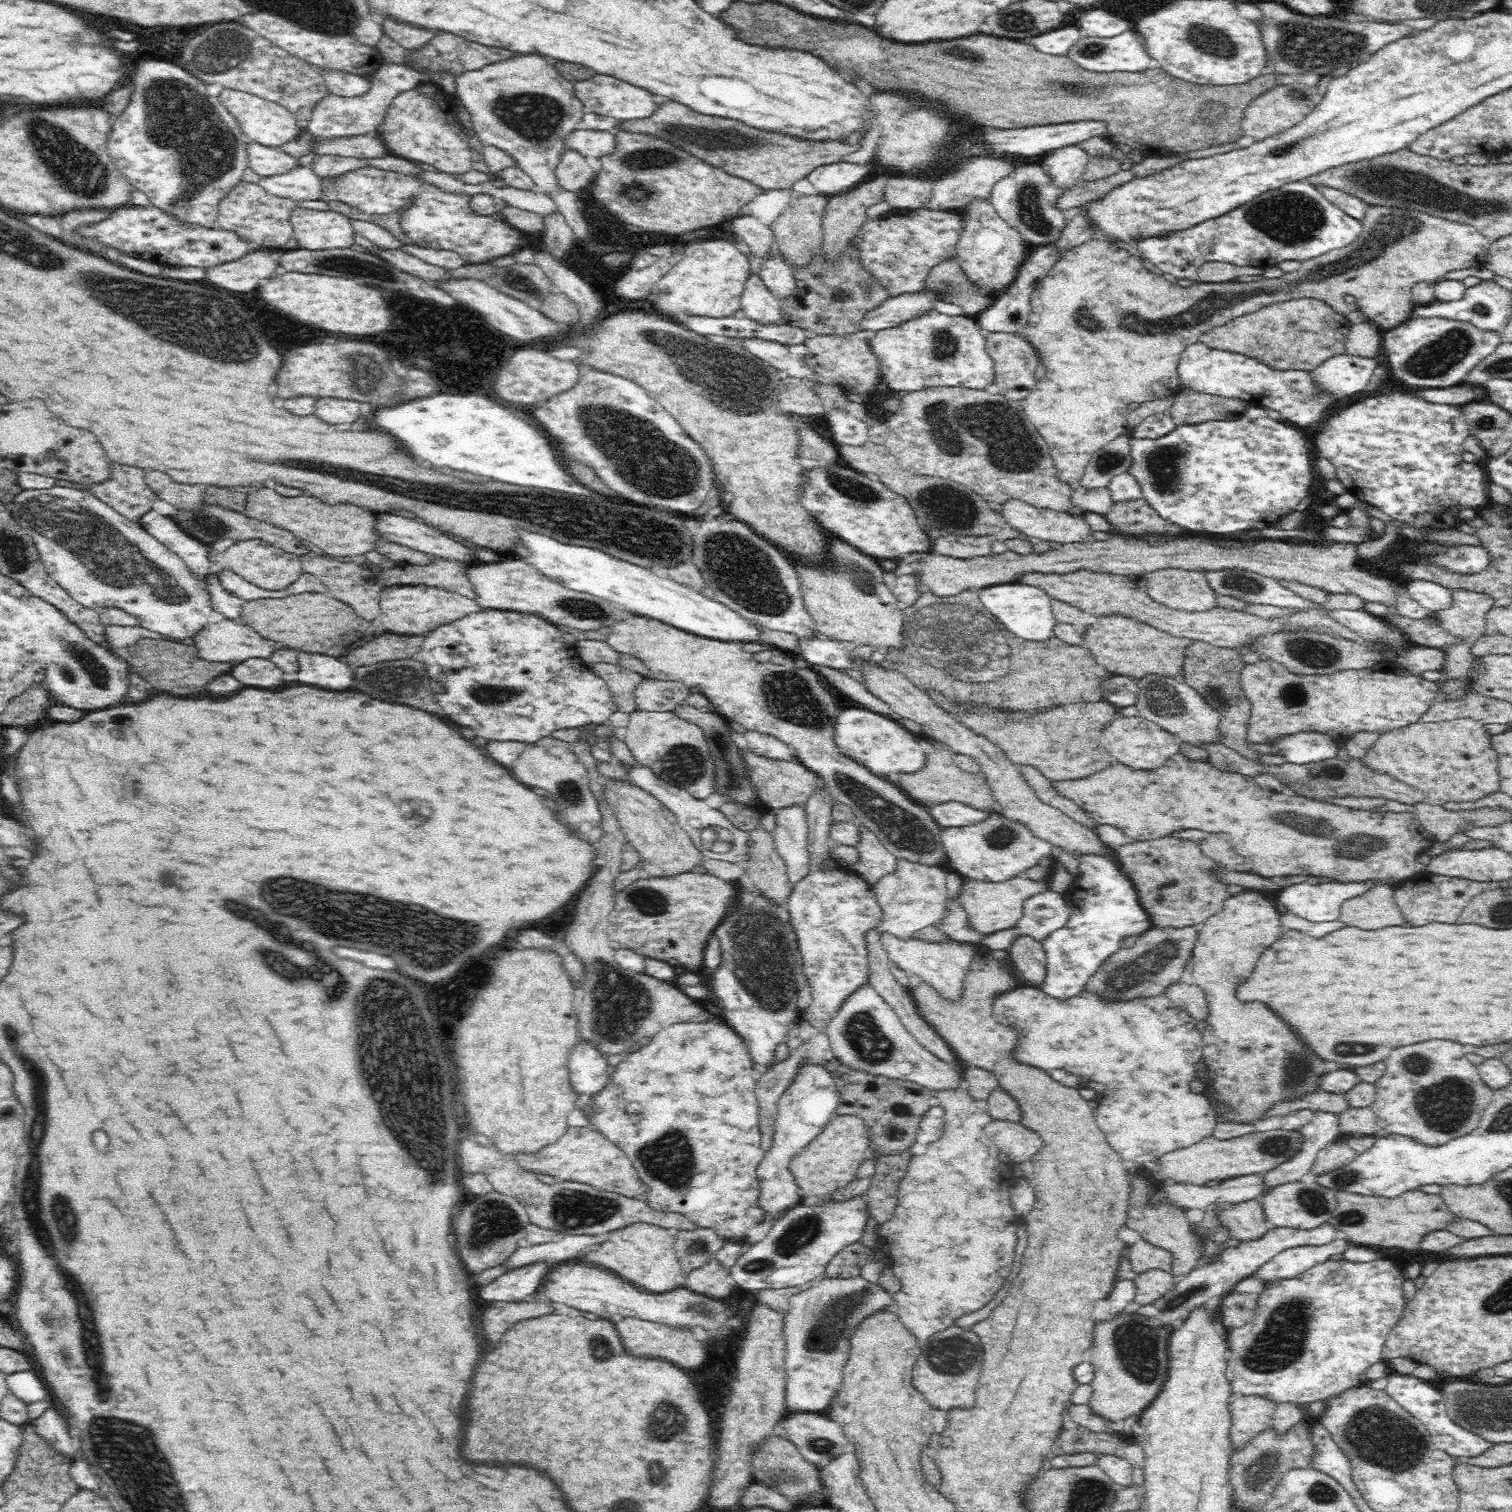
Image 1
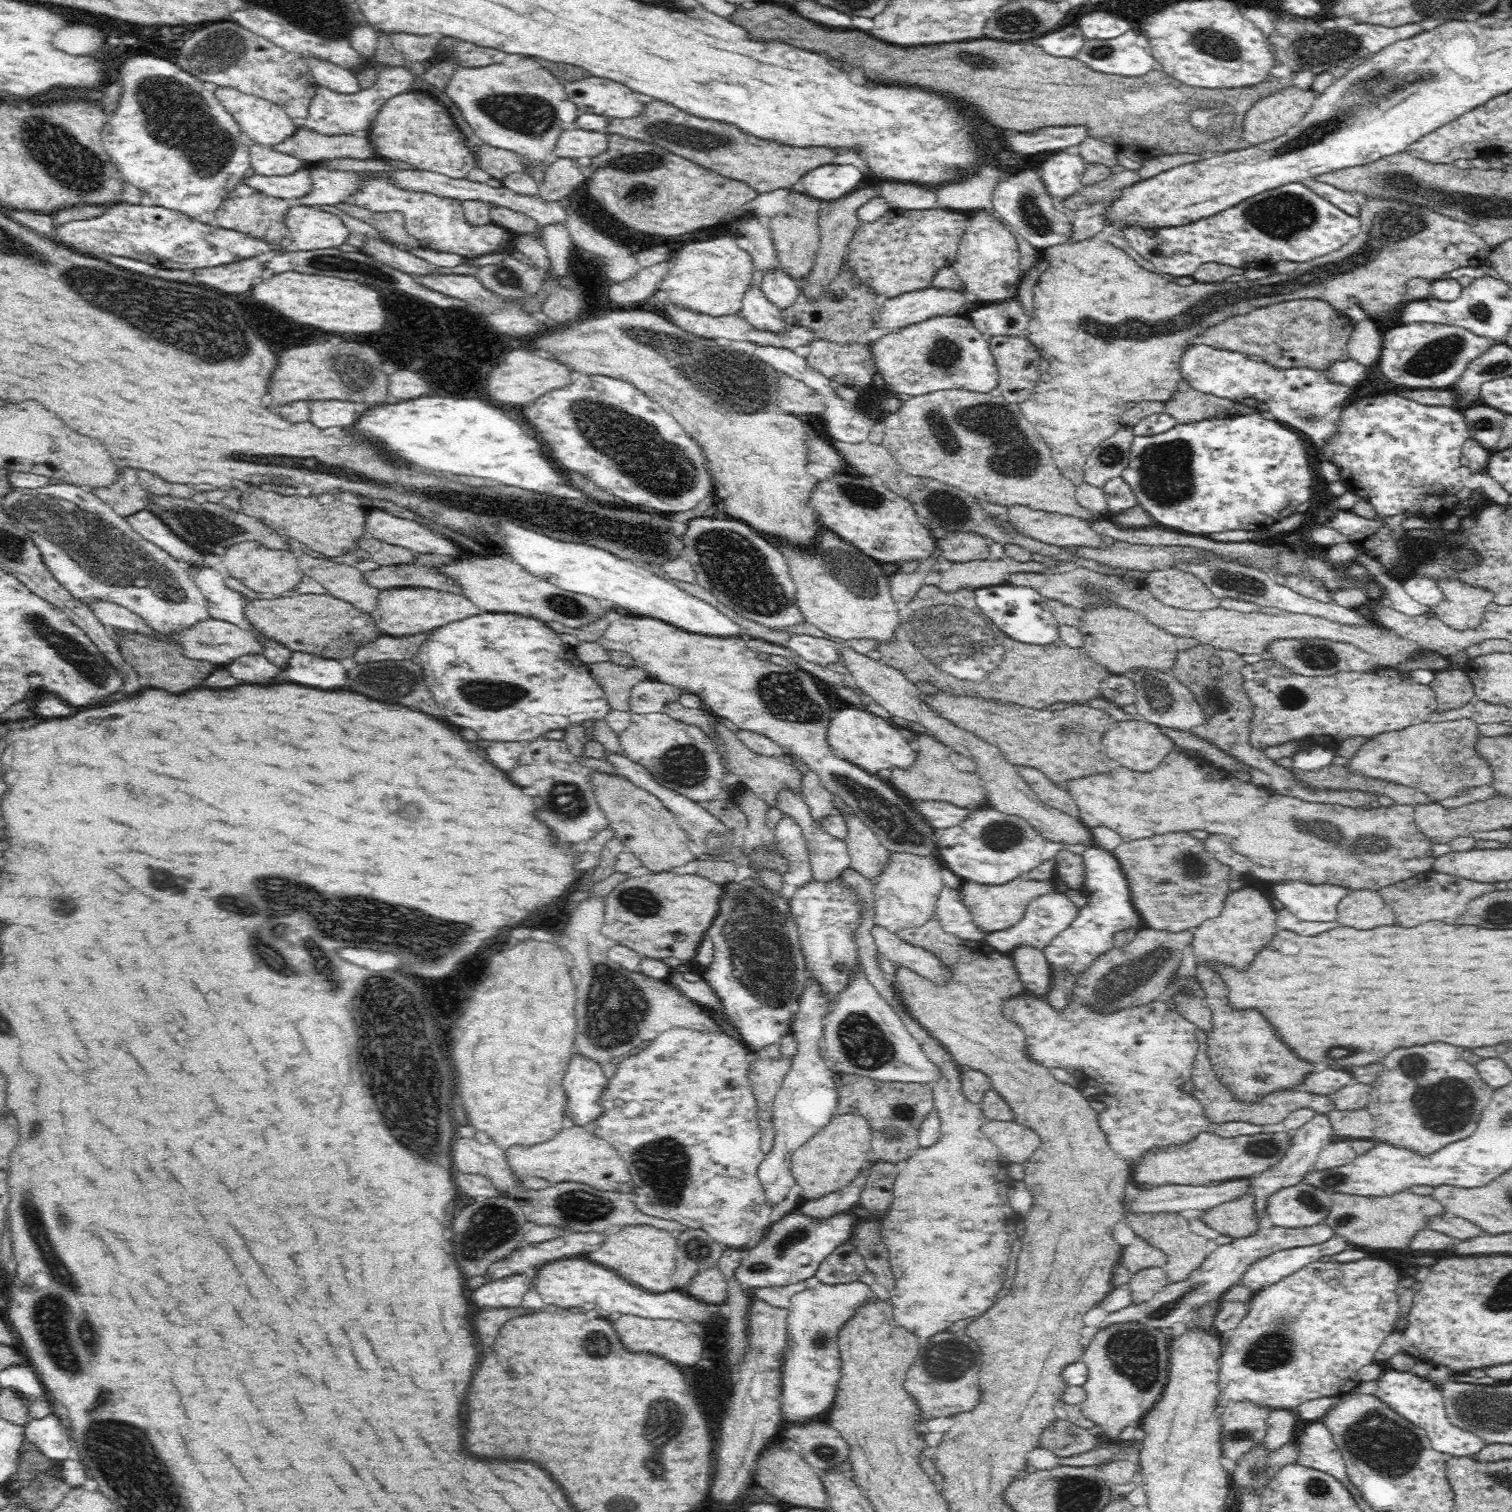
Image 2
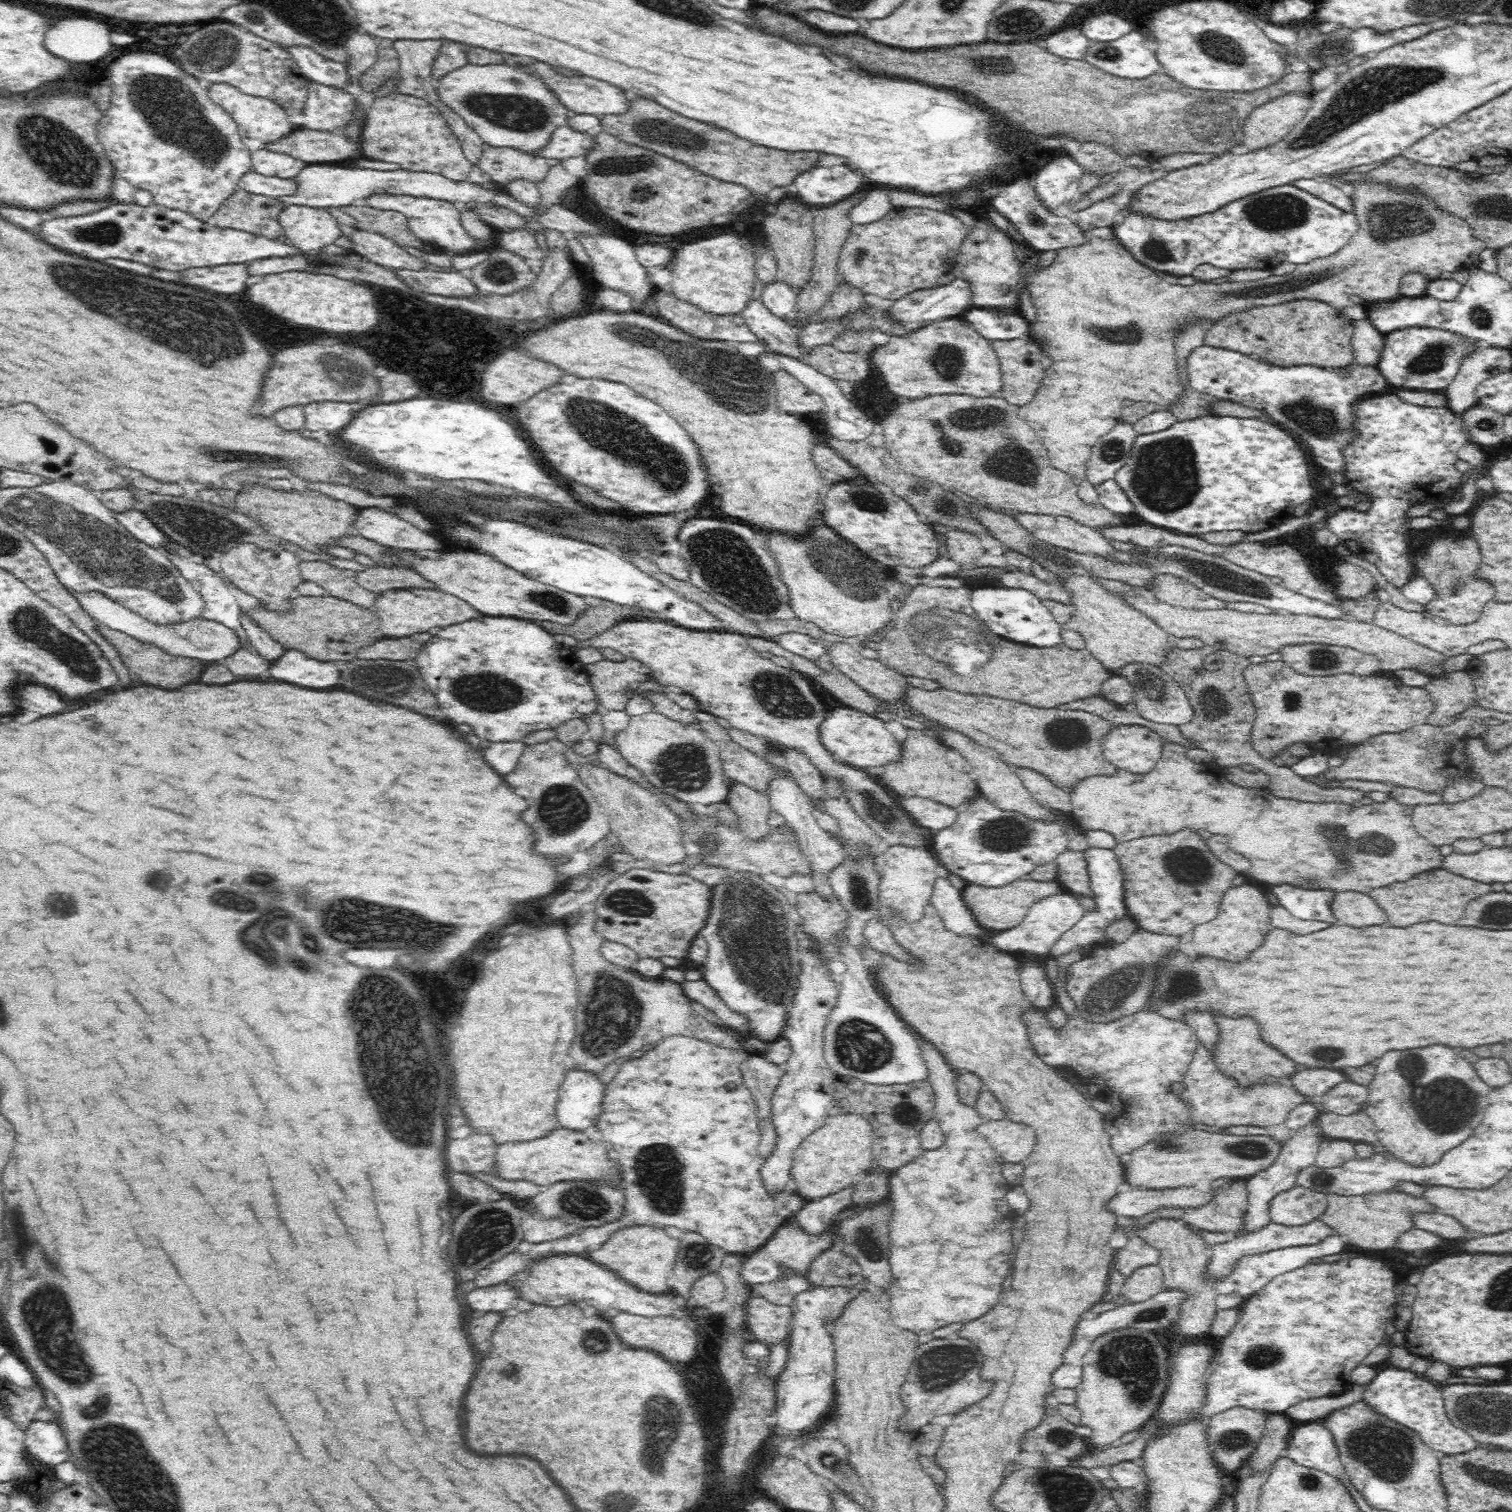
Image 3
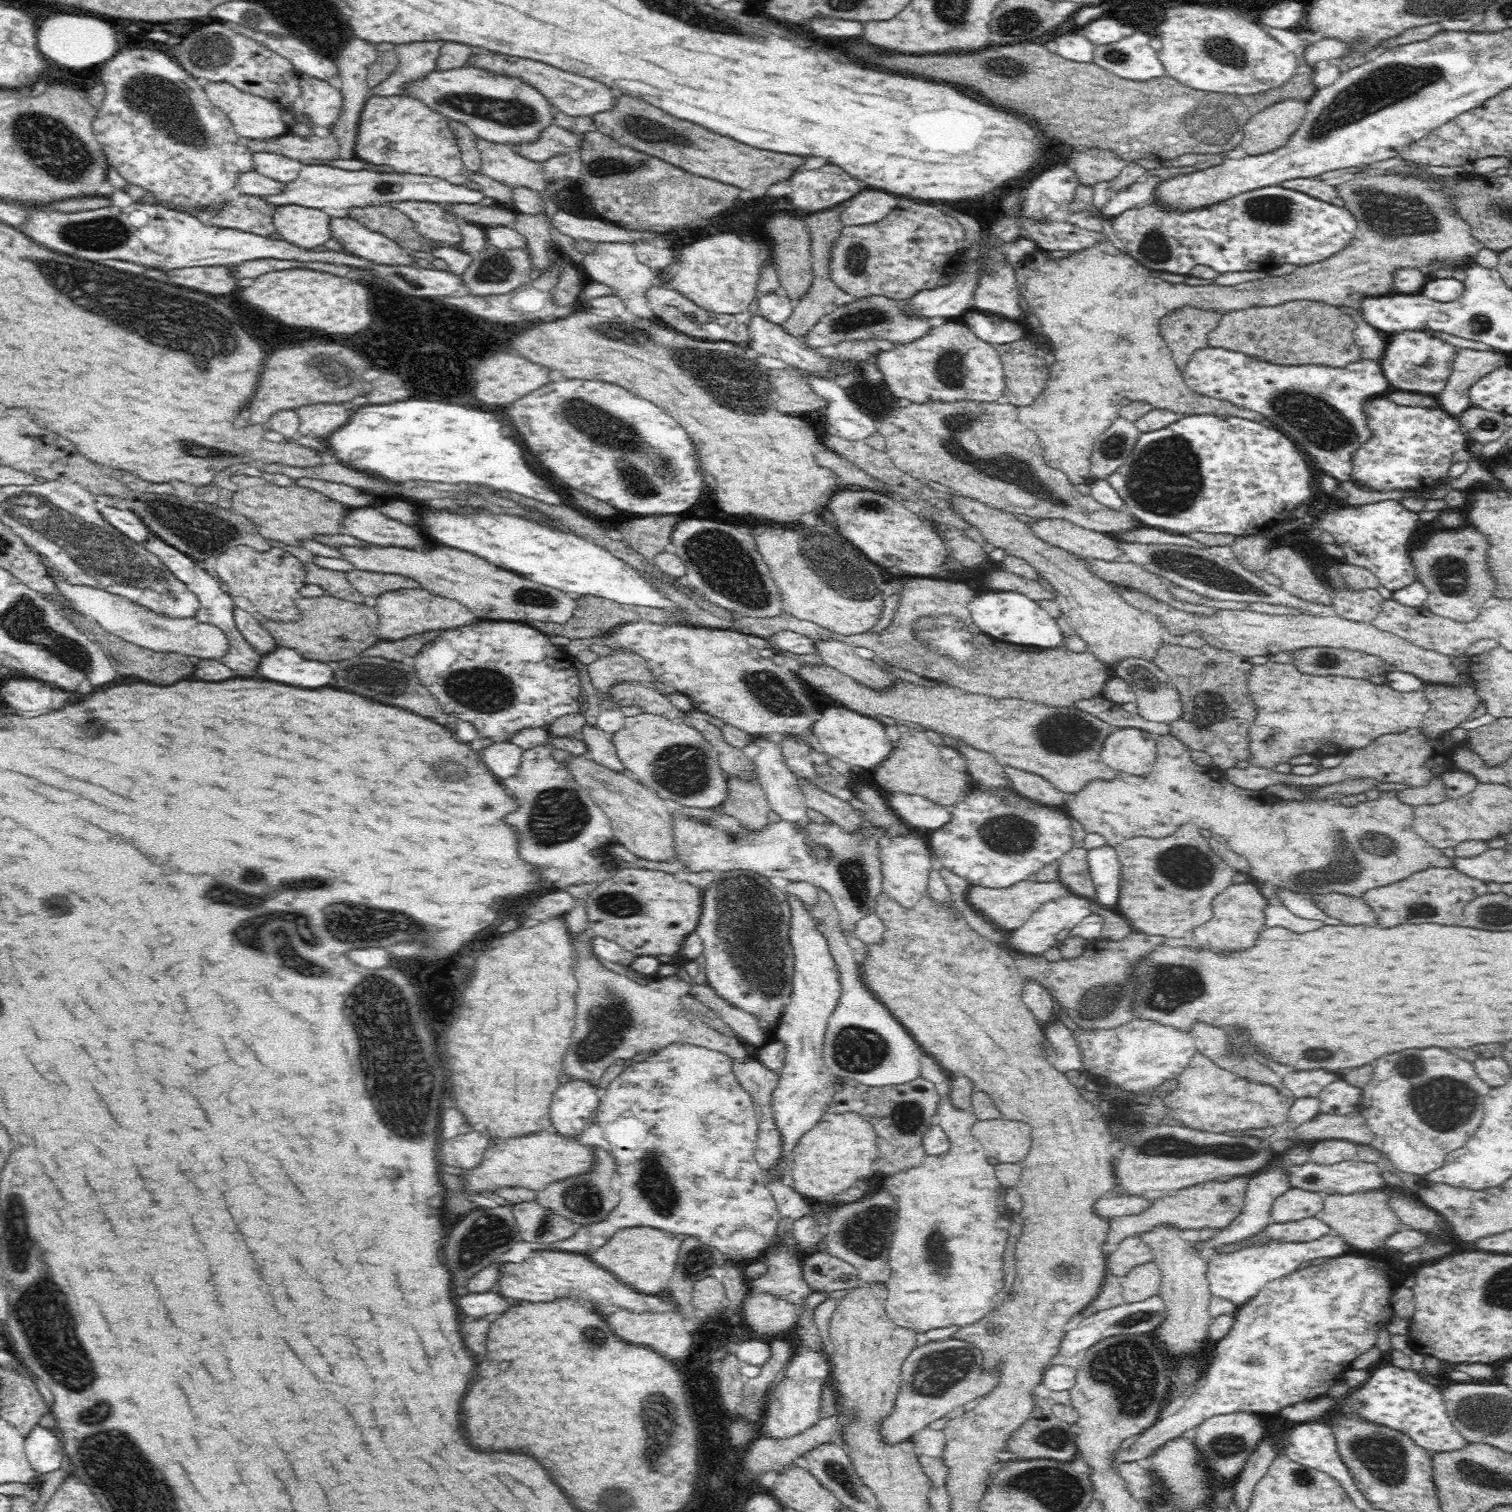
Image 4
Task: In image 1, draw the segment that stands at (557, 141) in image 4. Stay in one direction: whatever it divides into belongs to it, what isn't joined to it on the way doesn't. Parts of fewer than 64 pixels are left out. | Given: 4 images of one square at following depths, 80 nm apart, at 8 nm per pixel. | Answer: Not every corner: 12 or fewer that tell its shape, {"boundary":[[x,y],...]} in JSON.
{"boundary":[[580,127],[564,150],[584,158],[614,152],[613,131]]}

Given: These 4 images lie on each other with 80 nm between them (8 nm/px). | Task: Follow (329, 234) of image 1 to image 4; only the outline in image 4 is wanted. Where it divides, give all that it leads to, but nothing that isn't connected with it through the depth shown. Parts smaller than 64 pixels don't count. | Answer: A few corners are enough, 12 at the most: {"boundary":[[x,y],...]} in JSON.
{"boundary":[[278,206],[282,240],[314,249],[330,239],[320,209]]}

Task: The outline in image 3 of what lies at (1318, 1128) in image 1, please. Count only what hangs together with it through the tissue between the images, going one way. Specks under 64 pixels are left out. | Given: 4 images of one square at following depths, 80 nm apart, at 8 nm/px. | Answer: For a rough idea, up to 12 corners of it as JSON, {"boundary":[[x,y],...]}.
{"boundary":[[1316,1120],[1282,1143],[1269,1168],[1246,1178],[1238,1234],[1270,1224],[1270,1202],[1315,1165]]}

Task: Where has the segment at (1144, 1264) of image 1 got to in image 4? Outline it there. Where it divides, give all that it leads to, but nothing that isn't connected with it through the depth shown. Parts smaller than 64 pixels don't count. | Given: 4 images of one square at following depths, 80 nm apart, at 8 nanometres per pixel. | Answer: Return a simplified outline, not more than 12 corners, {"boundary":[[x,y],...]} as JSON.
{"boundary":[[1138,1236],[1124,1238],[1107,1254],[1105,1270],[1123,1277],[1152,1260],[1150,1247]]}

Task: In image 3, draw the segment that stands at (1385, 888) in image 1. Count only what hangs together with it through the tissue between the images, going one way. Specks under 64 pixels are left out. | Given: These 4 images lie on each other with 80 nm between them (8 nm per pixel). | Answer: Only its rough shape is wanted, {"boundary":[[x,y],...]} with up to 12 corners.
{"boundary":[[1335,892],[1328,906],[1354,928],[1387,920],[1367,894]]}

